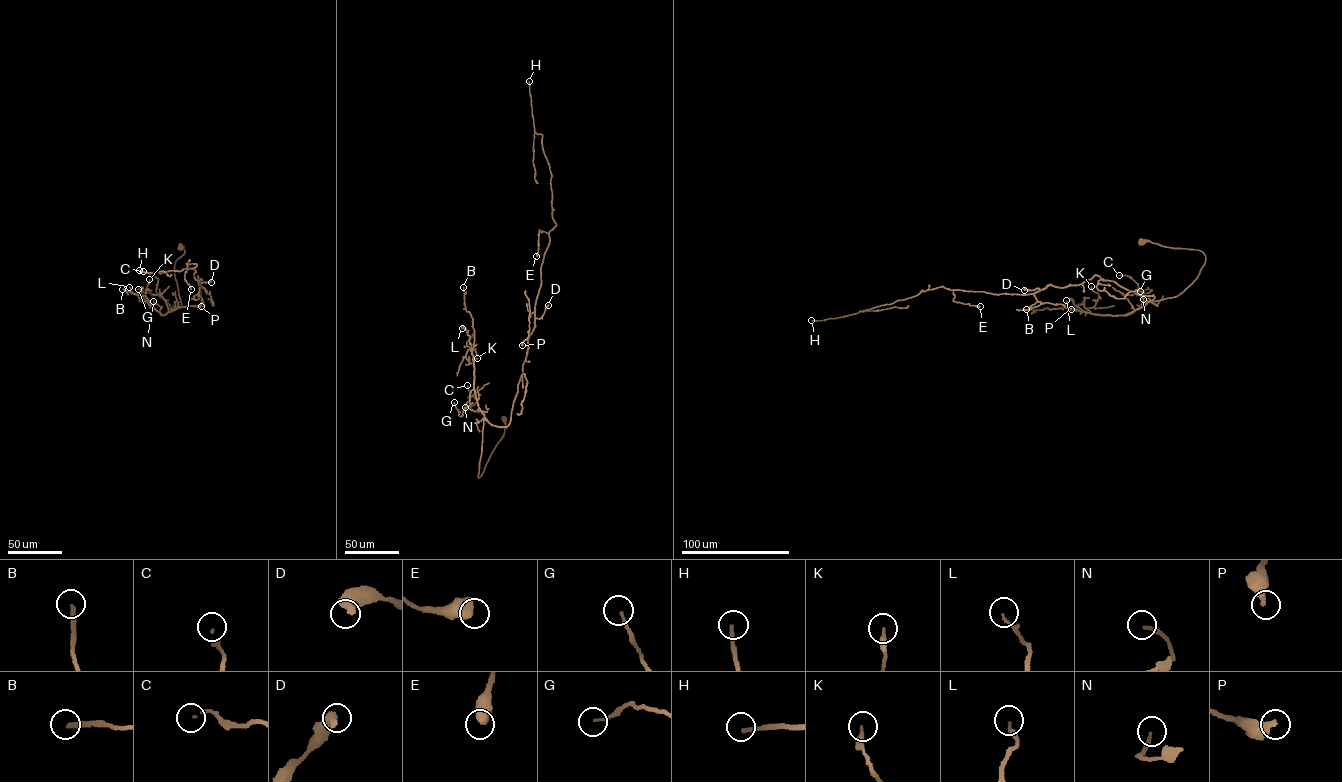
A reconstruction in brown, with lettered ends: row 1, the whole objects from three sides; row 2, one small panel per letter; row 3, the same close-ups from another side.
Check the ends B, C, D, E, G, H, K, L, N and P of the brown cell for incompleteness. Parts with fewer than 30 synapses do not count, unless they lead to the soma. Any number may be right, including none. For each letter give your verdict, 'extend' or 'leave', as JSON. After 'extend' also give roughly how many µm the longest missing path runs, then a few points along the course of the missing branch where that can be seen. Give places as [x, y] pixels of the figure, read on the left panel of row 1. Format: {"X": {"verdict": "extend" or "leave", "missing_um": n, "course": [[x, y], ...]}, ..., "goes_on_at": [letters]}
{"B": {"verdict": "leave"}, "C": {"verdict": "leave"}, "D": {"verdict": "leave"}, "E": {"verdict": "leave"}, "G": {"verdict": "leave"}, "H": {"verdict": "extend", "missing_um": 300, "course": [[139, 270], [94, 239], [89, 231], [65, 142], [61, 136], [53, 140], [51, 136], [60, 110]]}, "K": {"verdict": "leave"}, "L": {"verdict": "leave"}, "N": {"verdict": "leave"}, "P": {"verdict": "leave"}, "goes_on_at": ["H"]}

